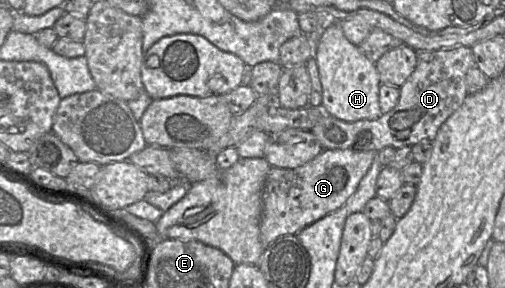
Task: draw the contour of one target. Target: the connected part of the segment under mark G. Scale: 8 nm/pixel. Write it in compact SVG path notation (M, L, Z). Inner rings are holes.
M348 149L323 150L297 168L272 167L262 193L260 241L267 247L283 235L297 235L302 229L340 208L356 191L370 168L377 151Z

